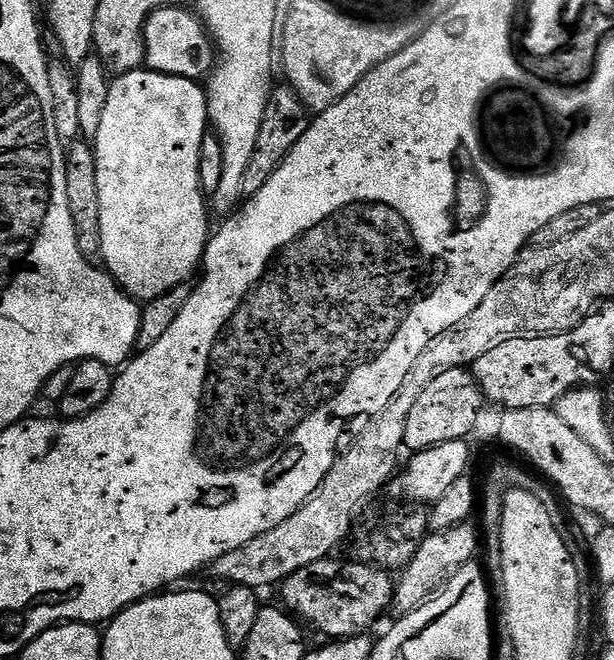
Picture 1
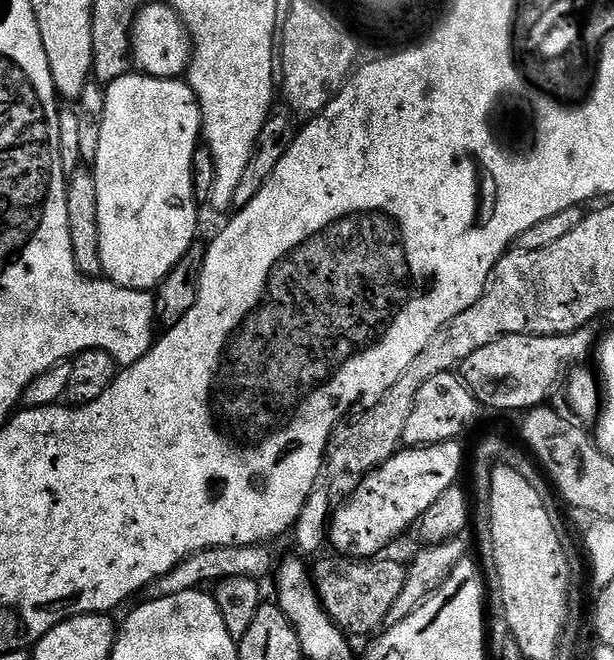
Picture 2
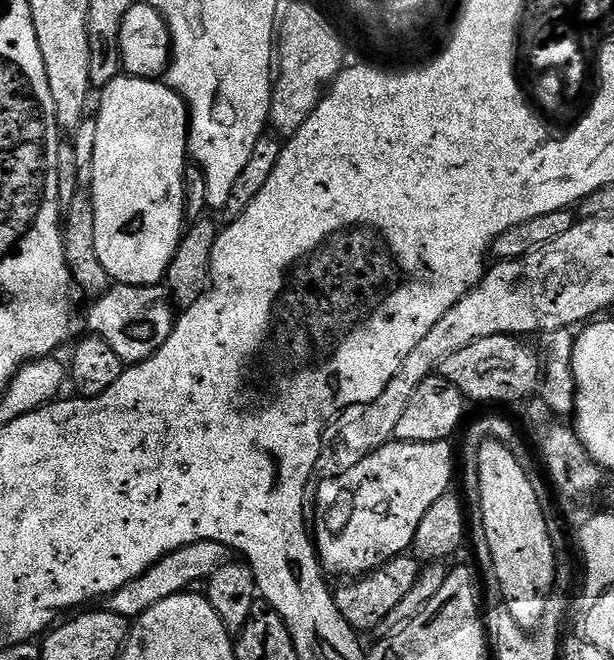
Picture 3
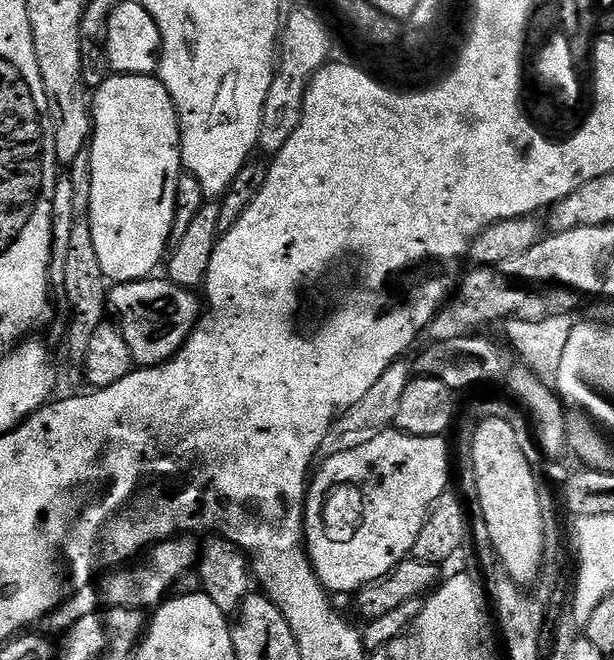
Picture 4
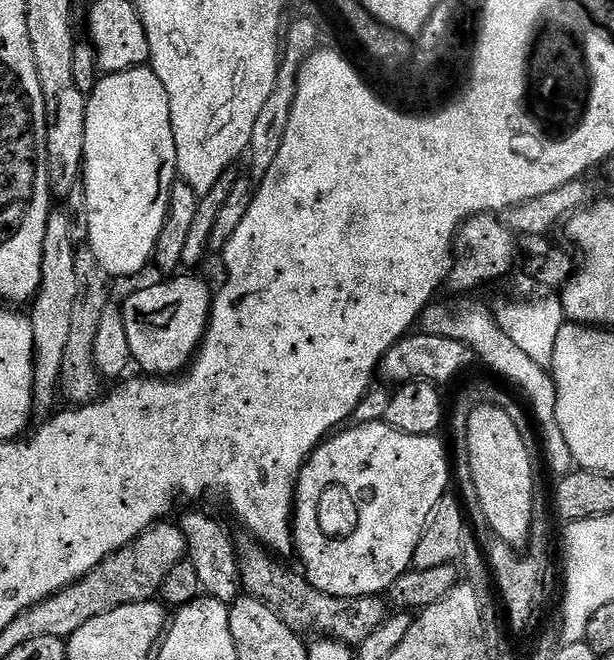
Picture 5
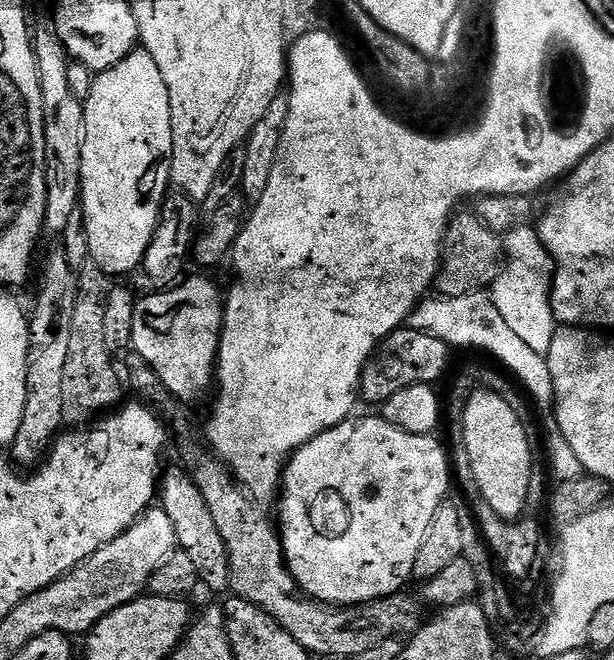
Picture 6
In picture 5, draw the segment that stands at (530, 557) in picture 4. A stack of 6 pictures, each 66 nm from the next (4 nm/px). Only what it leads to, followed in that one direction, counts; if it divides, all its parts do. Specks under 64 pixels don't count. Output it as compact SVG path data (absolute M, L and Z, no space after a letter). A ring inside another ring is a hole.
M494 404L478 406L468 419L468 457L470 458L470 474L474 474L474 486L478 489L478 502L482 502L482 510L488 519L497 540L513 546L529 543L532 533L532 505L538 493L536 472L532 469L533 453L528 450L524 441L525 433L516 425L517 417L513 413L500 409Z

